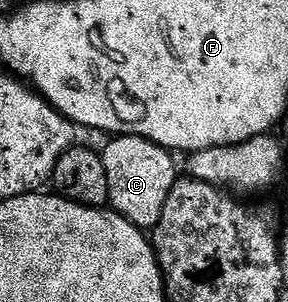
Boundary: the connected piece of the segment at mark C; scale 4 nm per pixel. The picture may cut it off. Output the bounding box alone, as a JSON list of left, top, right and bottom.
[101,134,176,231]

